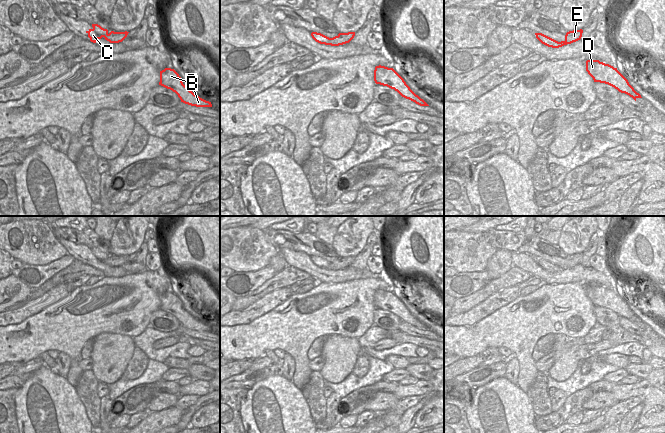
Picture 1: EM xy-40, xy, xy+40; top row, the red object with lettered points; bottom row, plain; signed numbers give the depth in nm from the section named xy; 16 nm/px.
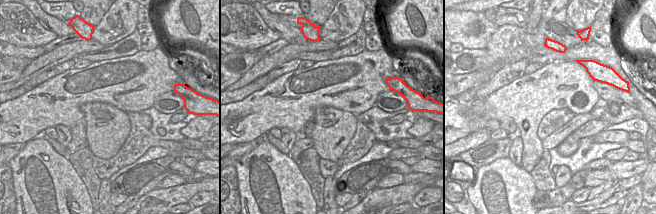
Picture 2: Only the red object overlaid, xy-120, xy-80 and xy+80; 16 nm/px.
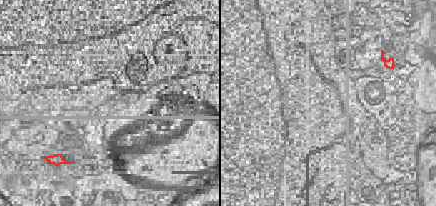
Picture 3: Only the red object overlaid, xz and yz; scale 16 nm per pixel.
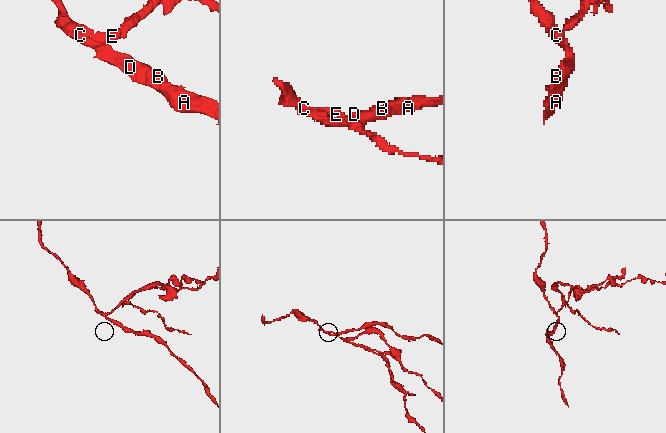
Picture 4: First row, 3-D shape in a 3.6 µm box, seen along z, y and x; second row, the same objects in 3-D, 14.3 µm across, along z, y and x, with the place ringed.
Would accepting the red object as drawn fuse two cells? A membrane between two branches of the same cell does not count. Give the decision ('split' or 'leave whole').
split

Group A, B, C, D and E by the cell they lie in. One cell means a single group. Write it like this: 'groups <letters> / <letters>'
groups A B C D / E

